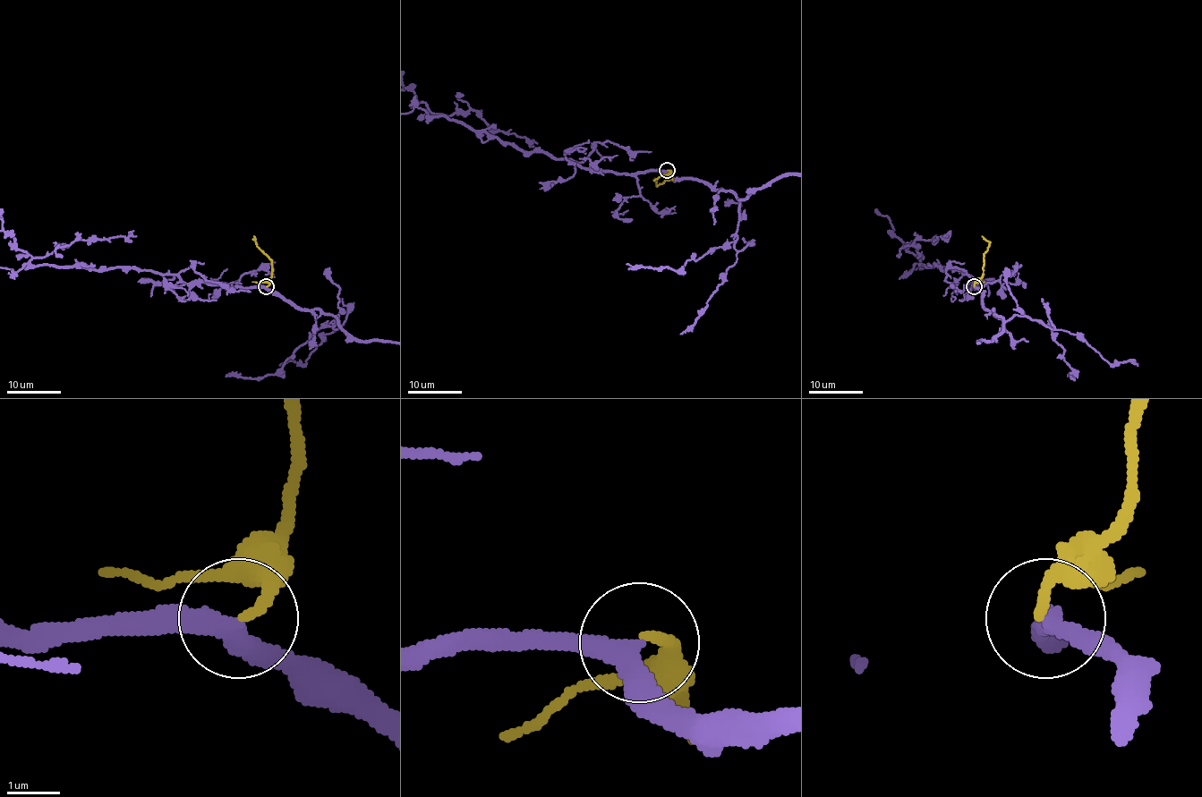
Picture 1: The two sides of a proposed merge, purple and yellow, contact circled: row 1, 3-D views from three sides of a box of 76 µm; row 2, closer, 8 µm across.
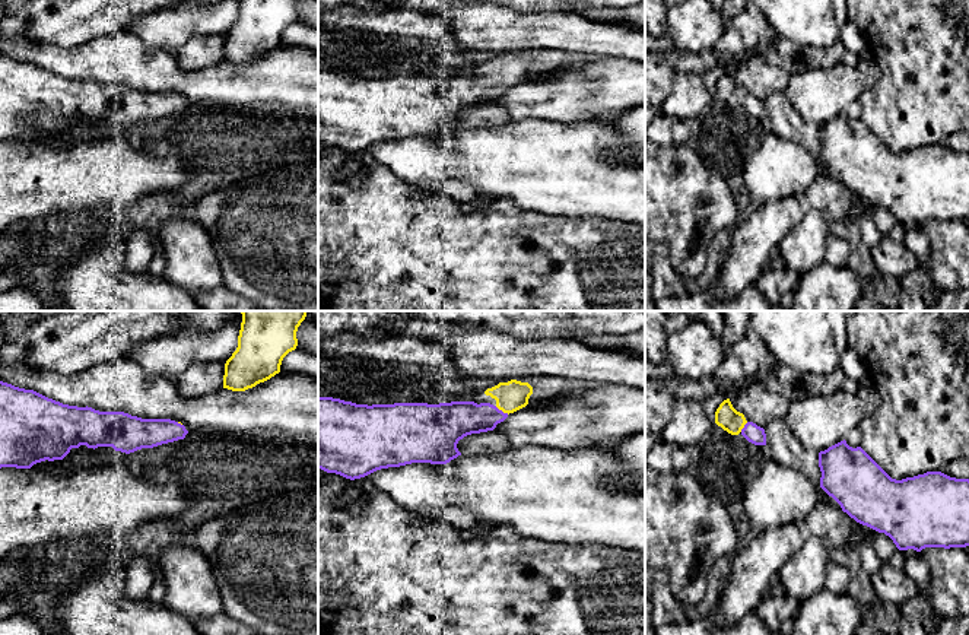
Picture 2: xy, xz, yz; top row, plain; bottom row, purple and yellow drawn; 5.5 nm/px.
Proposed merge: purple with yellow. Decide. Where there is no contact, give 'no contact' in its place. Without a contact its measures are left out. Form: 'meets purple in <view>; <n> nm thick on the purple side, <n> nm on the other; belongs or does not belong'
meets purple in xz; 200 nm thick on the purple side, 170 nm on the other; belongs

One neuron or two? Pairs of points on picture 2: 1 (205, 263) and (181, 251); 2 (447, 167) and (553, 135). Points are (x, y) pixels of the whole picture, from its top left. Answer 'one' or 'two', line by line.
1: one
2: one

